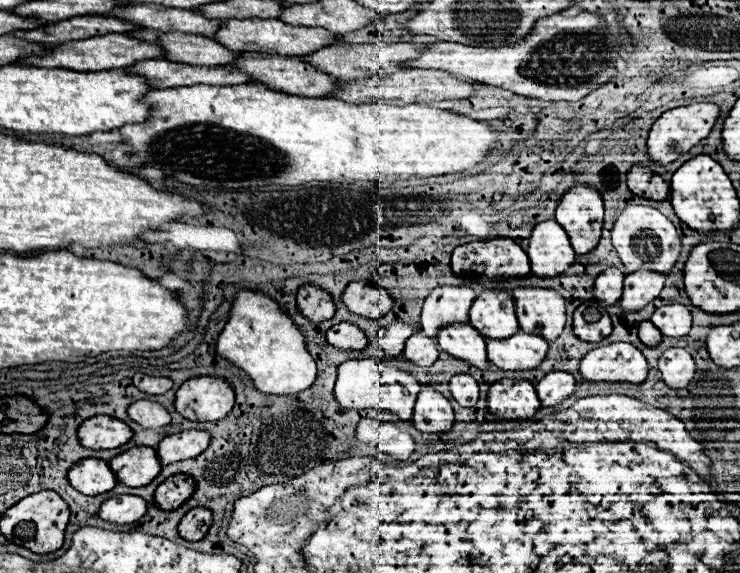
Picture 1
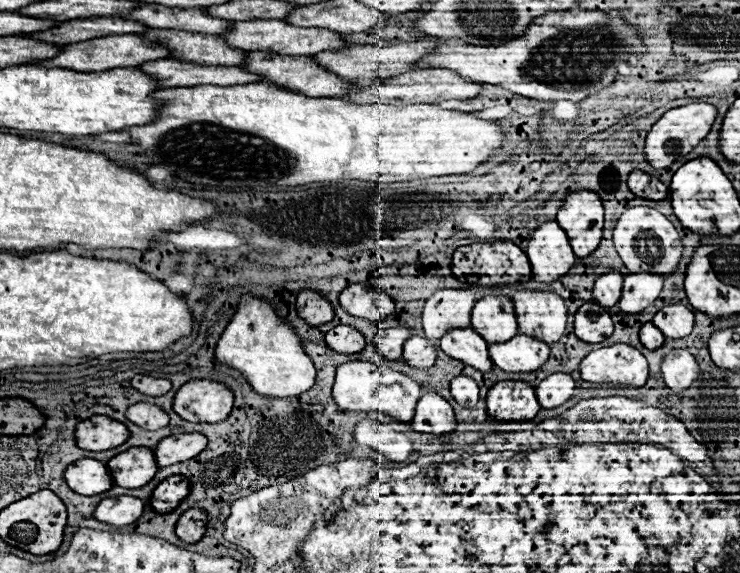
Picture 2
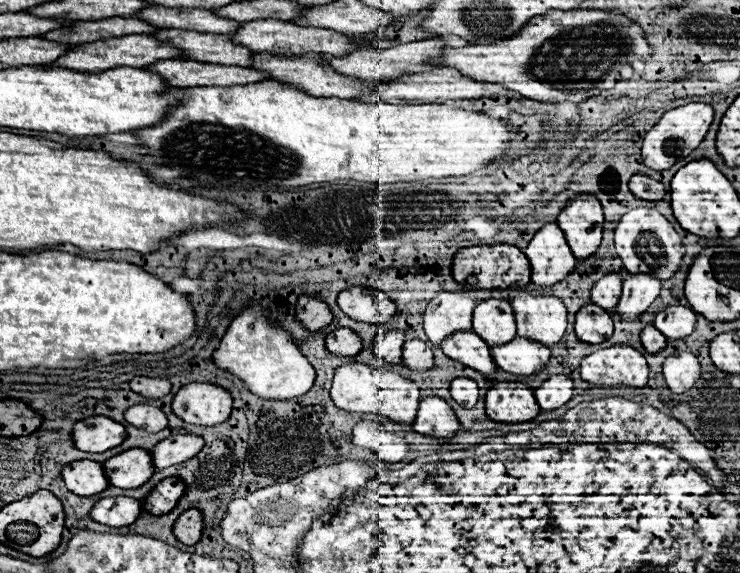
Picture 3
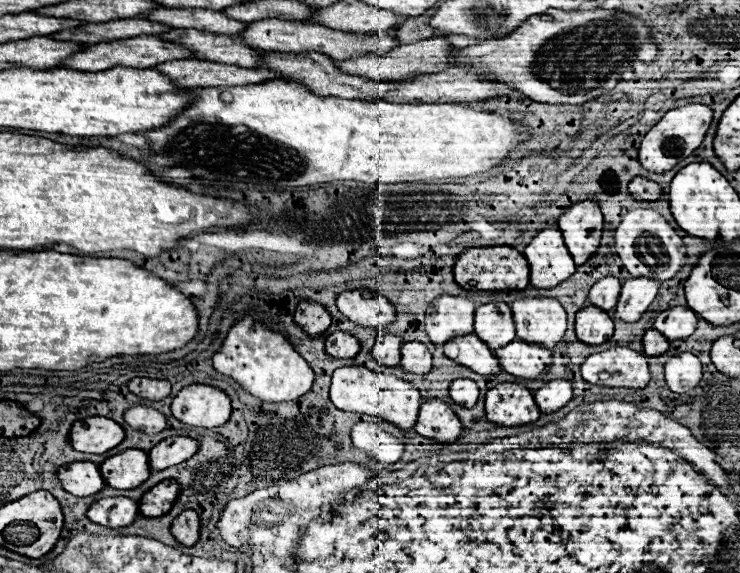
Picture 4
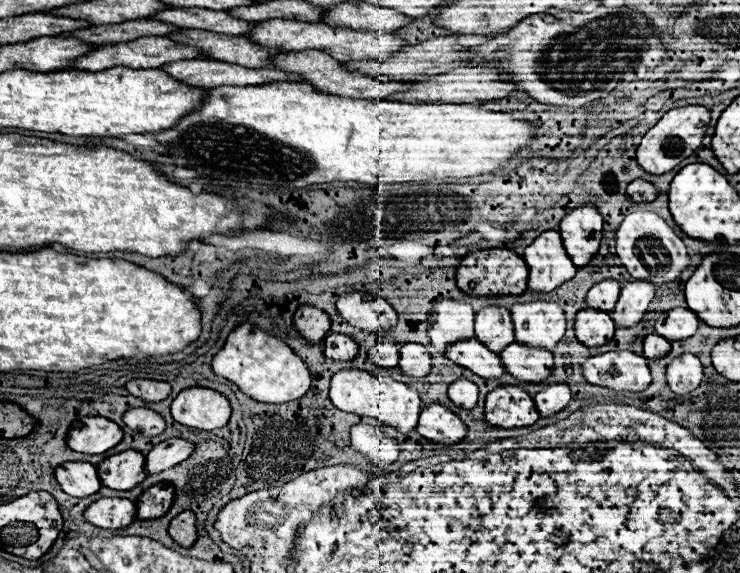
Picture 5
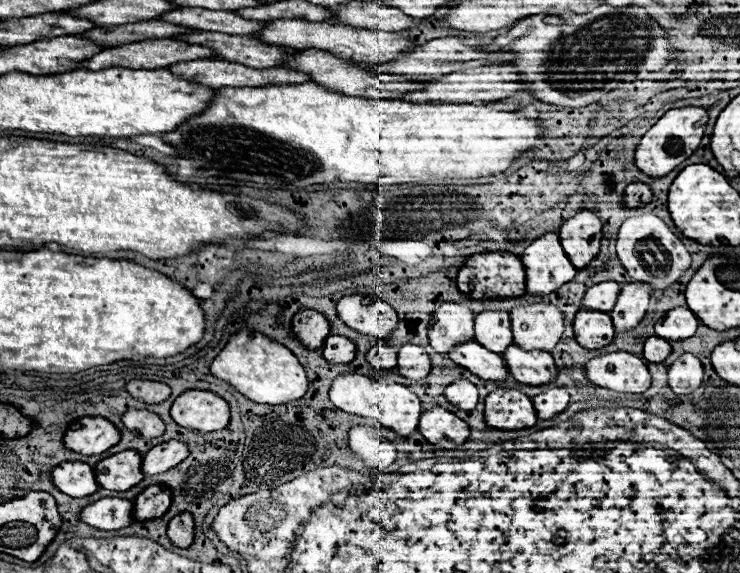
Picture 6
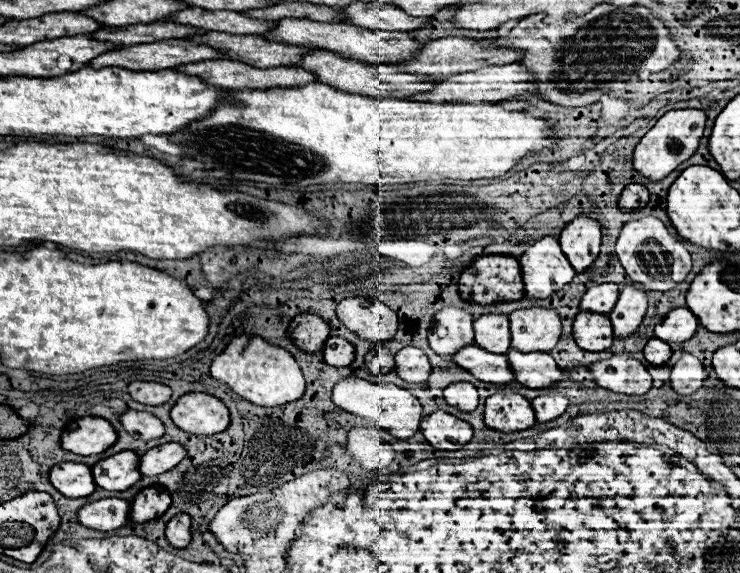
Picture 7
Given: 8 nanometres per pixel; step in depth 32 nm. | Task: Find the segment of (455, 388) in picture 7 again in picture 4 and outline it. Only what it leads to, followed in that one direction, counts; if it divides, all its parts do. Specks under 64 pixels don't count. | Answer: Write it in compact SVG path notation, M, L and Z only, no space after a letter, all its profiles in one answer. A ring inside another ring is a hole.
M454 380L450 384L450 398L464 408L476 406L476 400L478 400L476 382L474 380Z

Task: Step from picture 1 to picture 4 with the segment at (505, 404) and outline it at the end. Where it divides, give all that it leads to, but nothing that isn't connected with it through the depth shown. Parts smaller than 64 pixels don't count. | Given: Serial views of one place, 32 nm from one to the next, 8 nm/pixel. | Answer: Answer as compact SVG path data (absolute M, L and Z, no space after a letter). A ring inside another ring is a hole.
M498 384L486 394L486 416L494 424L520 426L532 424L540 416L540 408L534 402L524 384Z

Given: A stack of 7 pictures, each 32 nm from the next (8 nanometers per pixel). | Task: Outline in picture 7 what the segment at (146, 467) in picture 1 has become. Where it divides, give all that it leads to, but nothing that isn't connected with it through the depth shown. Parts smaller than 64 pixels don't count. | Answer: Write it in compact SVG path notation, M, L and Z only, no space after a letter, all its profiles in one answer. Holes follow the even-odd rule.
M132 450L118 452L92 466L94 480L104 490L124 492L142 478L142 474L138 472L138 464L140 464L140 456L136 452Z

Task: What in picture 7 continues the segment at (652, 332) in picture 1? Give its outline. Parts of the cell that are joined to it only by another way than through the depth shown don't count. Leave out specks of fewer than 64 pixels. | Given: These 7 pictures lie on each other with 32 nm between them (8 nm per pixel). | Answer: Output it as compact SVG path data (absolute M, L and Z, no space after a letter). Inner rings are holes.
M650 338L648 344L644 346L644 358L648 364L654 364L654 366L664 364L670 358L670 354L672 354L670 346L658 338Z

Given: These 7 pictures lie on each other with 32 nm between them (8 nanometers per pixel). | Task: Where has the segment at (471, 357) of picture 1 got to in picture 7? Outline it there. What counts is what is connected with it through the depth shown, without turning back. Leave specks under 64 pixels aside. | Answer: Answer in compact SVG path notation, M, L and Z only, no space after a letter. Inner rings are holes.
M476 344L460 348L456 354L452 354L452 360L460 364L460 368L468 368L472 376L492 382L492 384L506 384L514 380L514 372L508 368L508 360L504 354L492 354Z

